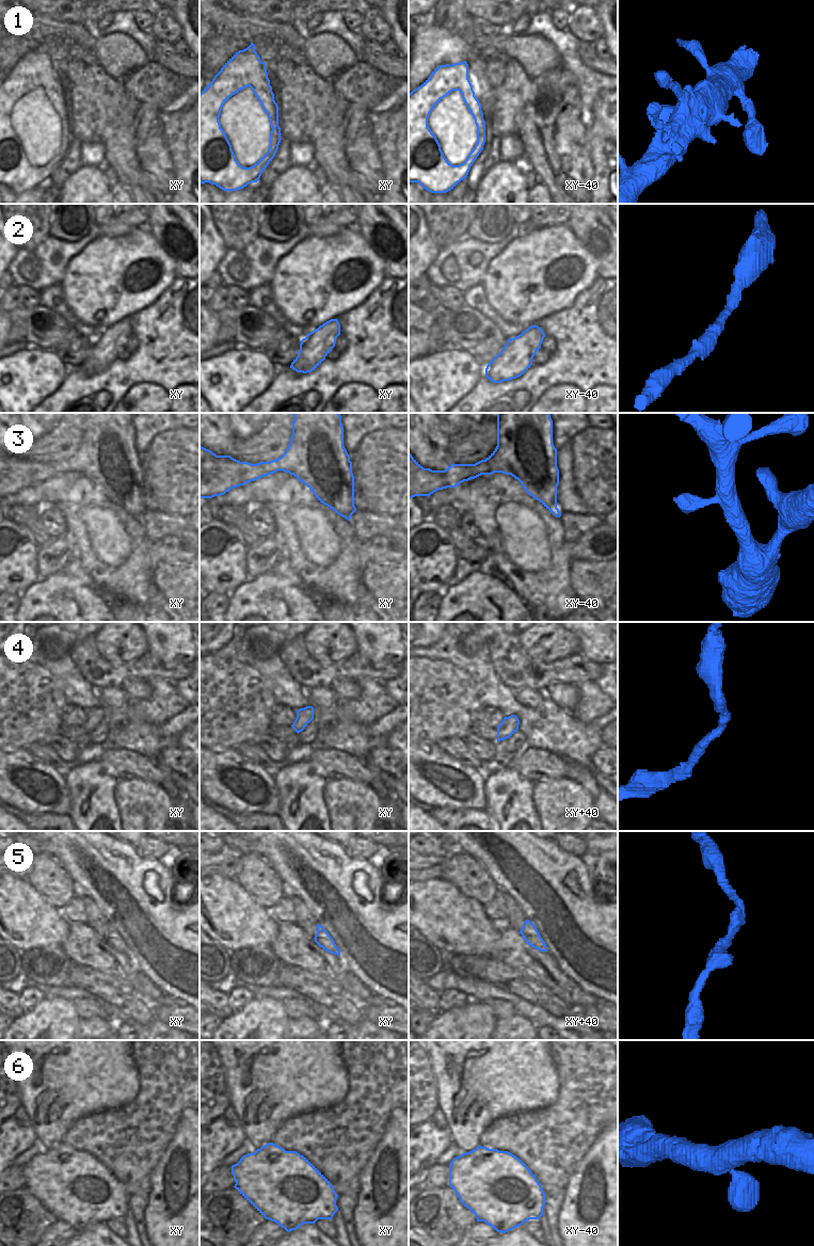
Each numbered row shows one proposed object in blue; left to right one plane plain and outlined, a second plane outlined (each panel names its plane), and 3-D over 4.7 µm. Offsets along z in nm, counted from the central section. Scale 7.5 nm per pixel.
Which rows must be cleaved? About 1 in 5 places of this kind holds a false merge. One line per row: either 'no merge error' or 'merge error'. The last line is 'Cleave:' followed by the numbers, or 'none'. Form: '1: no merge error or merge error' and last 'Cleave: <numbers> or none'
1: no merge error
2: no merge error
3: no merge error
4: no merge error
5: no merge error
6: no merge error
Cleave: none

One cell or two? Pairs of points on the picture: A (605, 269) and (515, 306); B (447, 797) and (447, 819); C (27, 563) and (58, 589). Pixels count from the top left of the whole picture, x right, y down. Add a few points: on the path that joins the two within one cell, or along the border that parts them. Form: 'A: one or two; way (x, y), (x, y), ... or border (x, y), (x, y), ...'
A: two; border (587, 249), (597, 262), (596, 273), (599, 275)
B: two; border (473, 808), (458, 808), (455, 810), (433, 809)
C: two; border (40, 578), (21, 595)

